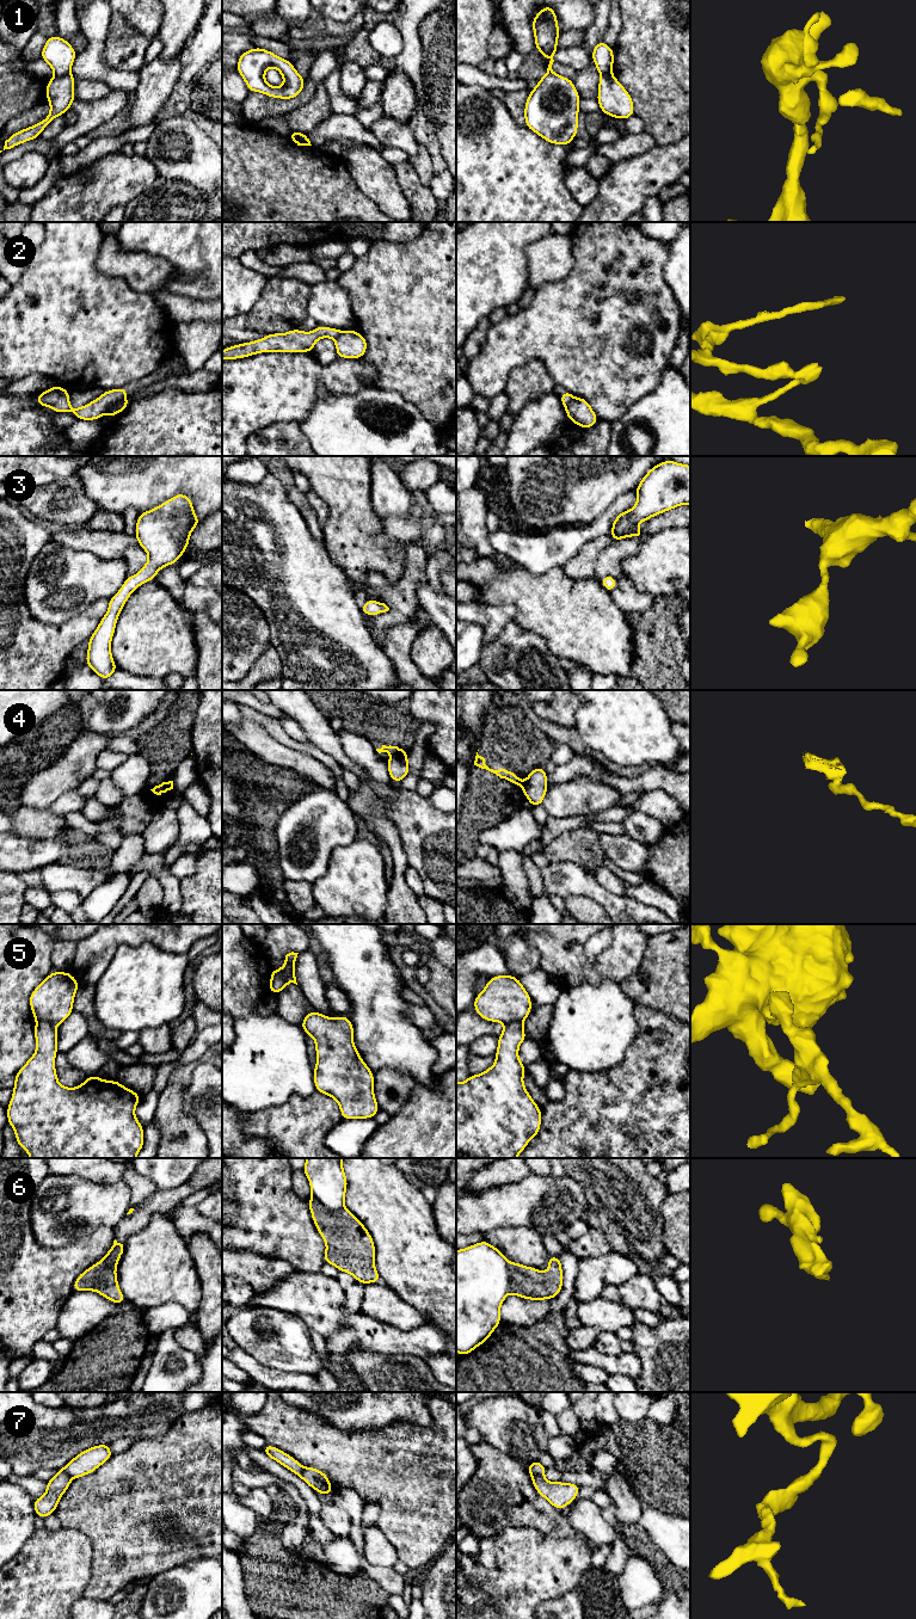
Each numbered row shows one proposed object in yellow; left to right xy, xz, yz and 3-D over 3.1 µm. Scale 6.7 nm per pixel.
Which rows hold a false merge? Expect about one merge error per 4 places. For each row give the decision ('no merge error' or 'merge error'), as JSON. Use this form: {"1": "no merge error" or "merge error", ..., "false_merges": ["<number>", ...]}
{"1": "merge error", "2": "merge error", "3": "no merge error", "4": "merge error", "5": "merge error", "6": "merge error", "7": "merge error", "false_merges": ["1", "2", "4", "5", "6", "7"]}

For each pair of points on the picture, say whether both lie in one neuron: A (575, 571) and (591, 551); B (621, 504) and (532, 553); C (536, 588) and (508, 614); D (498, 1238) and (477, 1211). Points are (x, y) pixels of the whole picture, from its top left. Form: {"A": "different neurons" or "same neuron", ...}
{"A": "same neuron", "B": "same neuron", "C": "different neurons", "D": "different neurons"}

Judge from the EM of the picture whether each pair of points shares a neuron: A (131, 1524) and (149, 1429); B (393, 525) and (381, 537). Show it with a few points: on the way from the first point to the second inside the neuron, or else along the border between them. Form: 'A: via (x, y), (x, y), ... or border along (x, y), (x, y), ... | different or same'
A: border along (171, 1426), (158, 1438), (137, 1439), (135, 1441) | different
B: via (391, 528), (383, 535) | same

